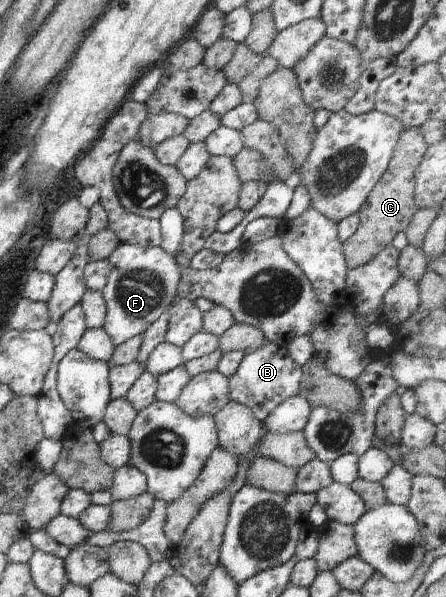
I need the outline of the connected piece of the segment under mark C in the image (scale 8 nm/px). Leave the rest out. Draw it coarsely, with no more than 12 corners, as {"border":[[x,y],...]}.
{"border":[[401,132],[389,168],[343,243],[349,269],[371,262],[418,210],[415,174],[429,150]]}

